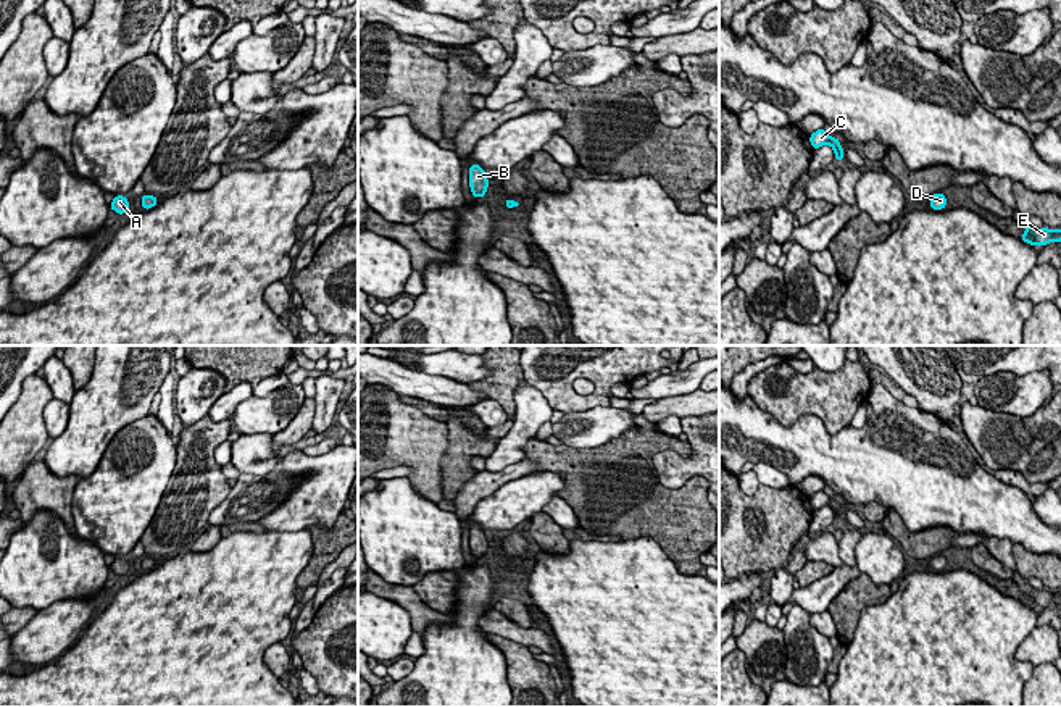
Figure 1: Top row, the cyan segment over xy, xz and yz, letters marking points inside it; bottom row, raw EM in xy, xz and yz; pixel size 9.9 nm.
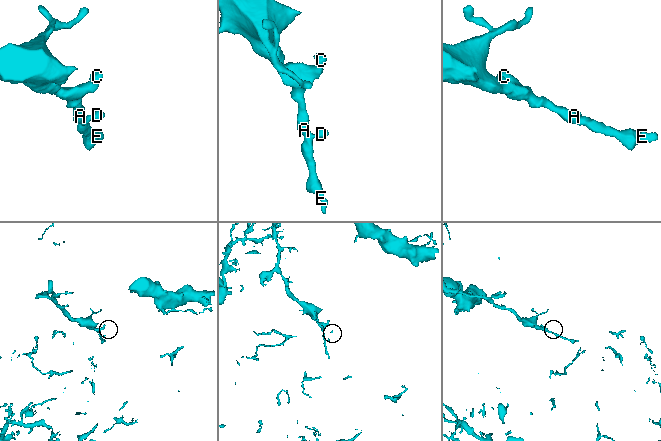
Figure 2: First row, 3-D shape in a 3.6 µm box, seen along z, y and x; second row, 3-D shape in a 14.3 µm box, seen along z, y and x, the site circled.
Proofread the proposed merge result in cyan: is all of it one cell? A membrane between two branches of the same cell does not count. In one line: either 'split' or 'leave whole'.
leave whole

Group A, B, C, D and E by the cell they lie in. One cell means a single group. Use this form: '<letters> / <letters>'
A B C D E

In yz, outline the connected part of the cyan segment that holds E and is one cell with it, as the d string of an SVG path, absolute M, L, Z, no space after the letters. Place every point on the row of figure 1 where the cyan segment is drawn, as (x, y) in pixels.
M1030 224L1026 226L1026 232L1021 236L1021 239L1030 245L1046 245L1051 241L1056 241L1058 244L1061 242L1061 229L1037 229Z

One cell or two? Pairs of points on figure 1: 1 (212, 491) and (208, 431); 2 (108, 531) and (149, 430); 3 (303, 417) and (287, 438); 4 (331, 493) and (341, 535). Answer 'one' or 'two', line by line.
1: one
2: one
3: one
4: two

